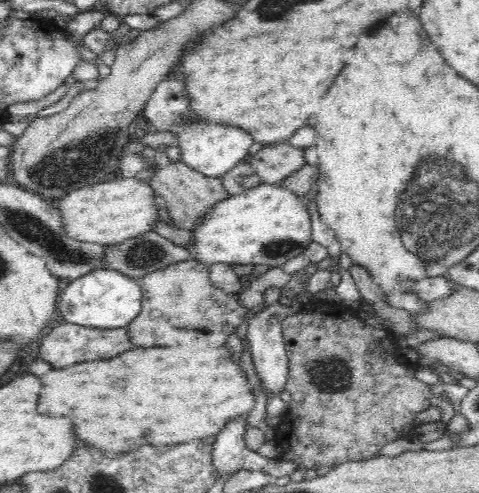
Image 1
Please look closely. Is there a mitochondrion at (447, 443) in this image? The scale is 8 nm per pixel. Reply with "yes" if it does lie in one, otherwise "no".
no

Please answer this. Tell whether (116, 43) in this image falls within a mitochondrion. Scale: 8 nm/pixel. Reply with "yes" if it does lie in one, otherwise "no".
no

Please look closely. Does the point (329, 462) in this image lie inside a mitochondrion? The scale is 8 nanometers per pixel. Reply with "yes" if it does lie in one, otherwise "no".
no

